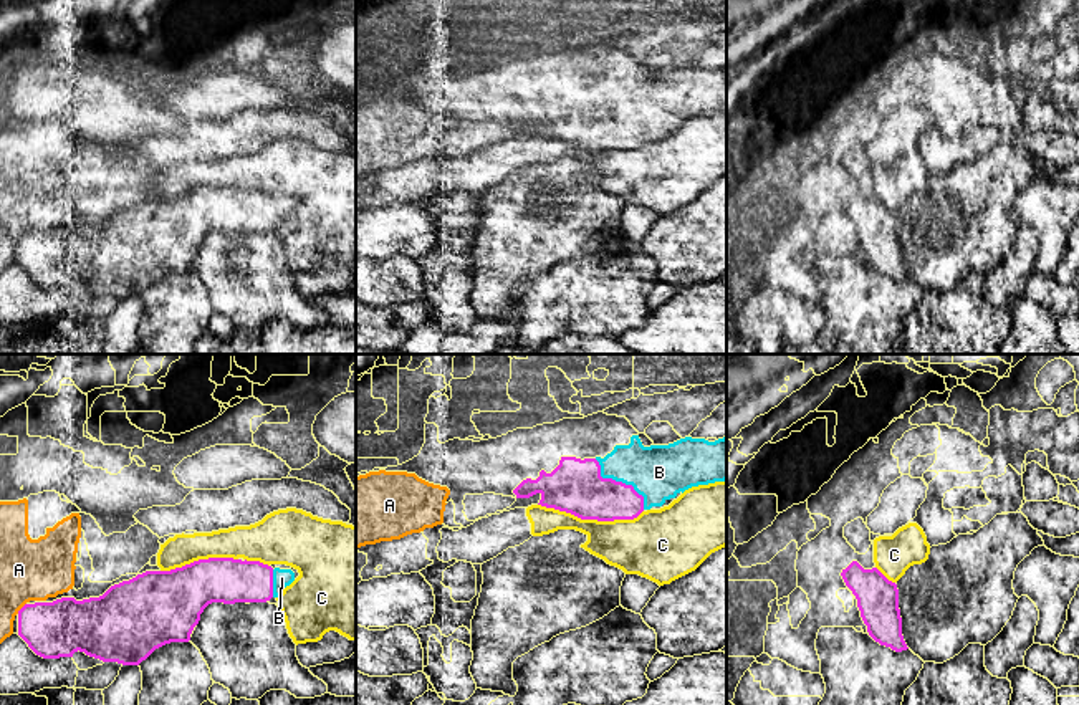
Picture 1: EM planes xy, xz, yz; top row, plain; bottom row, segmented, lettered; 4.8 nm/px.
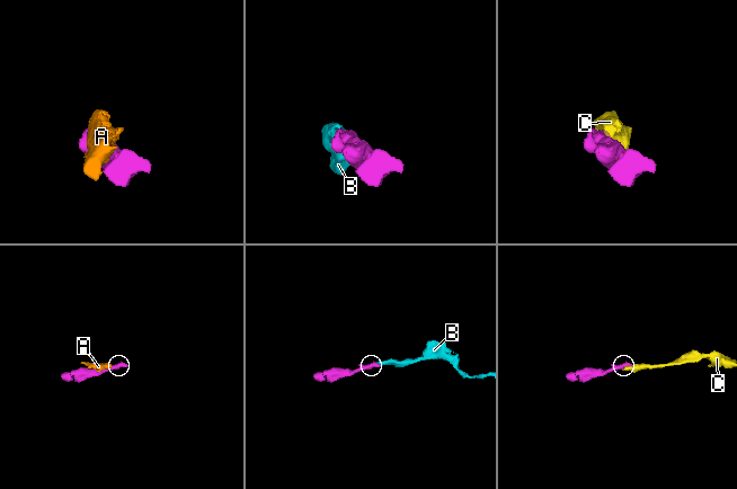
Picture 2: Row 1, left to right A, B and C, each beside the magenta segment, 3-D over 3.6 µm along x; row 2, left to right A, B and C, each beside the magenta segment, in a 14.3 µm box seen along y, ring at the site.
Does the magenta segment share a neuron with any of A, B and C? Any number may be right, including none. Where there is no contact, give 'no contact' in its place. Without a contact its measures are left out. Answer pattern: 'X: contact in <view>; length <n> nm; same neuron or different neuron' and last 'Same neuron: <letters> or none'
A: contact in xy; length 70 nm; different neuron
B: contact in xz; length 340 nm; same neuron
C: contact in xz; length 500 nm; different neuron
Same neuron: B

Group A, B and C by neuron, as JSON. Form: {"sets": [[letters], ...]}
{"sets": [["A"], ["B"], ["C"]]}

